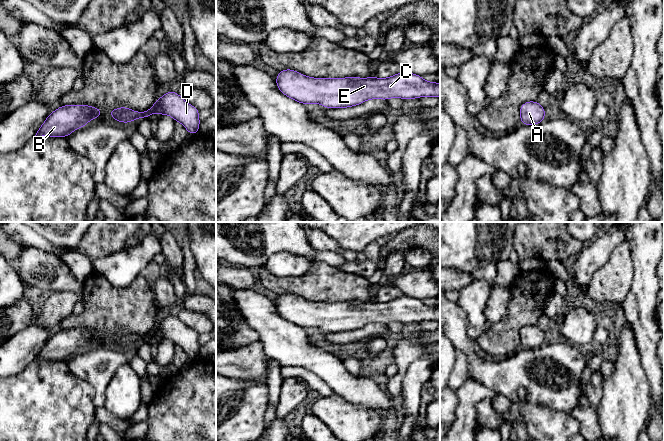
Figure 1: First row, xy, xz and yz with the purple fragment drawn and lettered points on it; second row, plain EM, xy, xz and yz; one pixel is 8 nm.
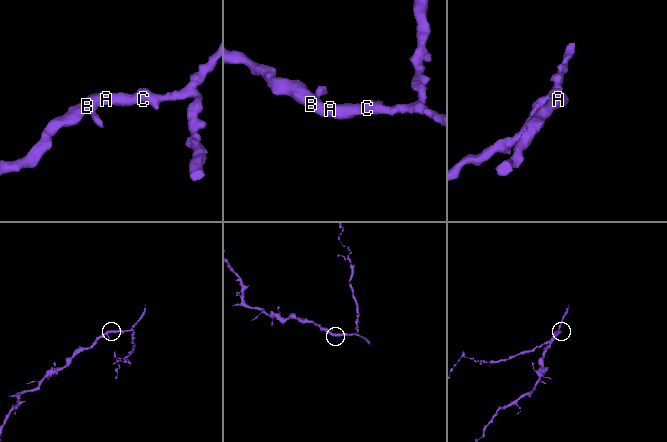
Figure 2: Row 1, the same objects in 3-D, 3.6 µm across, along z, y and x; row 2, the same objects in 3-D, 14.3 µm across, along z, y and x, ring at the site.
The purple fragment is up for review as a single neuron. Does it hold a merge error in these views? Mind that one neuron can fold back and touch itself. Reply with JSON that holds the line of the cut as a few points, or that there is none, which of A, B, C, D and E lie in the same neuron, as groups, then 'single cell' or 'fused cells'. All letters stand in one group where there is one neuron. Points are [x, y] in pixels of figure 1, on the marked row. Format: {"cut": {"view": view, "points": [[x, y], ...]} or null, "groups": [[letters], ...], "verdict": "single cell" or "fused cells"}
{"cut": null, "groups": [["A", "B", "C", "D", "E"]], "verdict": "single cell"}

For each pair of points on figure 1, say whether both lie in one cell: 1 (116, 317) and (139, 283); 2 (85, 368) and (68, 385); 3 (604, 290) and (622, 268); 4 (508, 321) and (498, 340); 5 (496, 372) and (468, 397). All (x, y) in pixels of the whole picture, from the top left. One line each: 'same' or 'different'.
1: same
2: different
3: same
4: same
5: different

